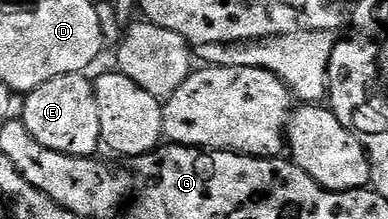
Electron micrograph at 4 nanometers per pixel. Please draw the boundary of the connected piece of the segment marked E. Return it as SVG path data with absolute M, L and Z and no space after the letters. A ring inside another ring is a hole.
M85 74L56 77L25 96L26 104L22 107L20 118L23 125L28 129L28 133L32 133L32 137L36 137L36 141L40 141L40 145L44 145L48 149L56 149L65 155L90 157L97 152L94 150L100 147L102 143L100 113L96 105L93 82L89 78L86 80L86 78Z

